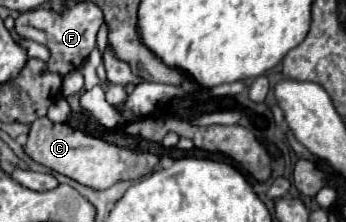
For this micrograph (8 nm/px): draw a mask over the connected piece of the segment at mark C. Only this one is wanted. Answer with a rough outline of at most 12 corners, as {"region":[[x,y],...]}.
{"region":[[47,117],[25,153],[91,189],[149,175],[159,157]]}

